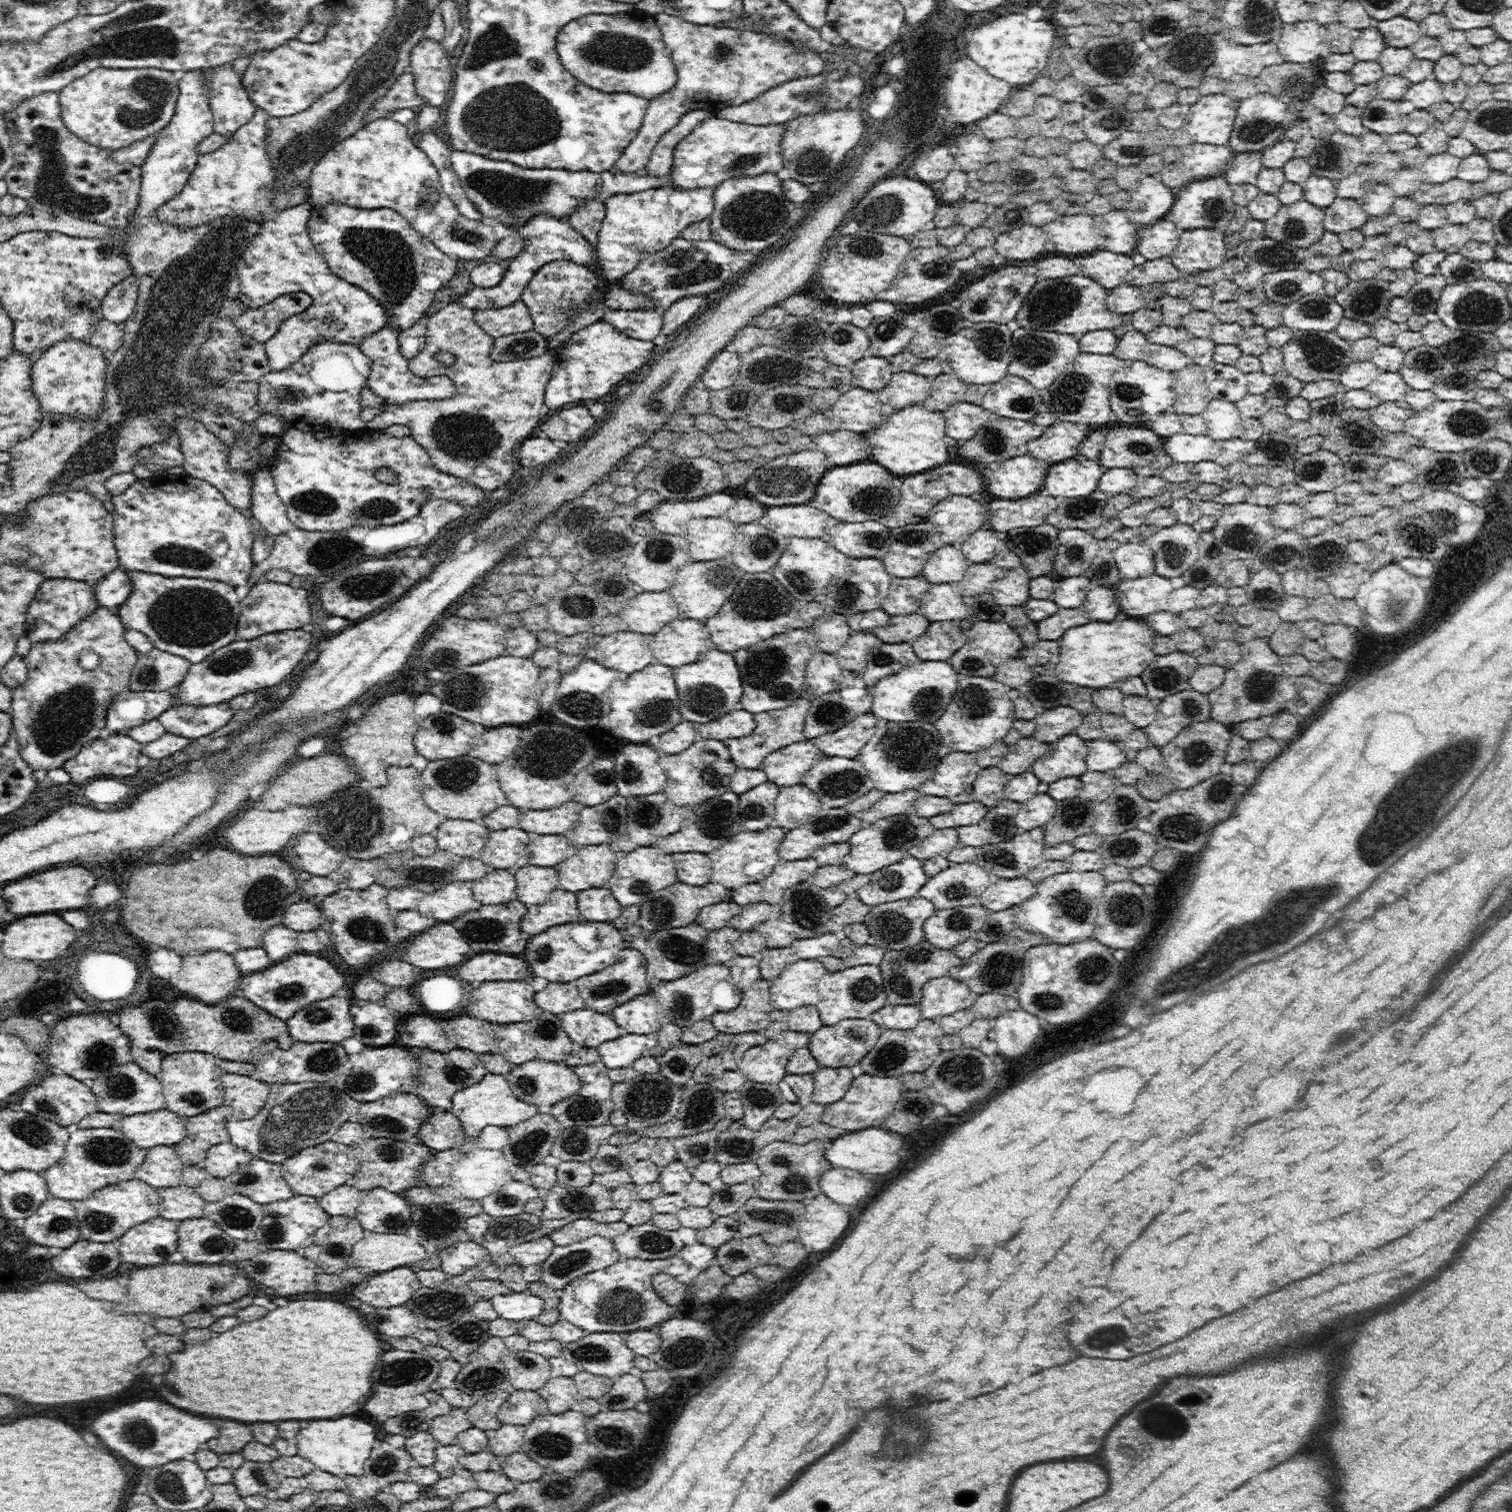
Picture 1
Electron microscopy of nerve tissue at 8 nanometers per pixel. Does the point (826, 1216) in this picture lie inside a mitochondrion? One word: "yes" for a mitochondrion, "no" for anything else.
no

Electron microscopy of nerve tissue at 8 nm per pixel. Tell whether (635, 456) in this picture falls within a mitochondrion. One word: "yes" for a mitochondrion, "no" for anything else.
no

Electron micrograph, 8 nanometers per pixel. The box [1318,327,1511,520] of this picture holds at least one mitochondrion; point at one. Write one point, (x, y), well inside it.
(1467, 423)

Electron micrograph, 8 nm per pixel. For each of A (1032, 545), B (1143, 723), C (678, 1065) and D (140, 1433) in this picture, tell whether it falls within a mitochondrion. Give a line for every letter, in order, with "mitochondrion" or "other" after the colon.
A: mitochondrion
B: other
C: mitochondrion
D: mitochondrion

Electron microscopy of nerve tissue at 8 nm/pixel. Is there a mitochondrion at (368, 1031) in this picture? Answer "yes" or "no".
yes

